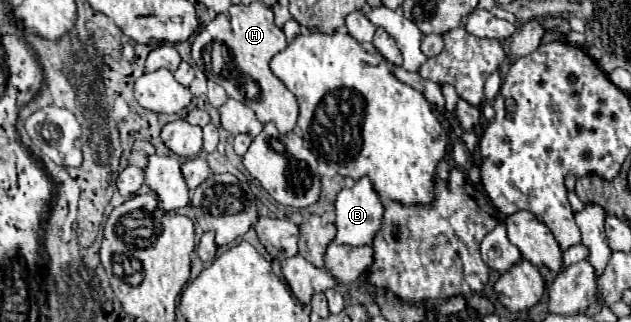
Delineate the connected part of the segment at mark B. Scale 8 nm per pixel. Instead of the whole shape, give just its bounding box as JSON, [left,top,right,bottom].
[336,177,384,247]

